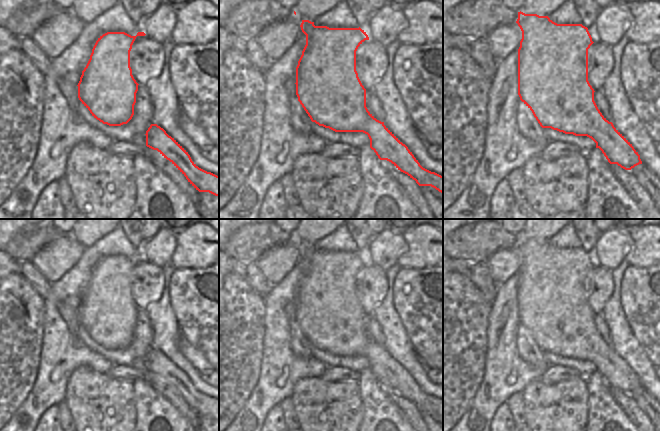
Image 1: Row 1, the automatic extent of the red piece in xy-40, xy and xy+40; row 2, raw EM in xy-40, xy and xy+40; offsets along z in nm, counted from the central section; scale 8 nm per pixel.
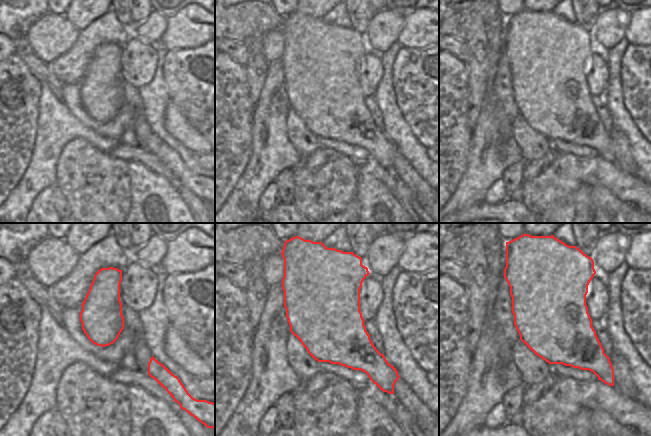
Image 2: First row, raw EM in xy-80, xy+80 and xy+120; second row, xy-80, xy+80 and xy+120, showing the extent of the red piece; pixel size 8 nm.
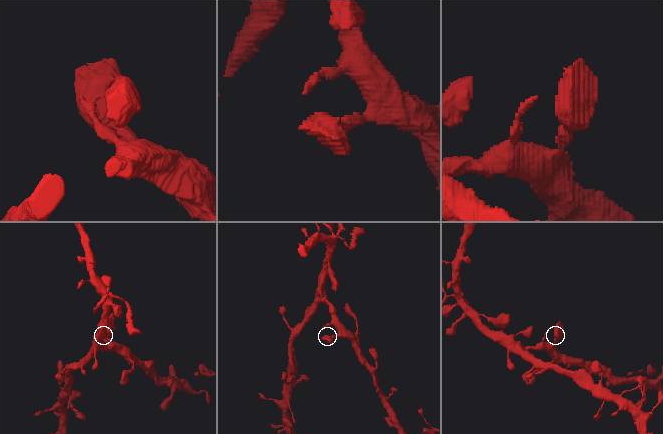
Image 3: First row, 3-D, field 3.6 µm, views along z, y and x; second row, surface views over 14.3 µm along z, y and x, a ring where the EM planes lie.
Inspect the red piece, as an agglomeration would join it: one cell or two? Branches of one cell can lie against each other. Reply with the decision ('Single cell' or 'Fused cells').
Single cell.

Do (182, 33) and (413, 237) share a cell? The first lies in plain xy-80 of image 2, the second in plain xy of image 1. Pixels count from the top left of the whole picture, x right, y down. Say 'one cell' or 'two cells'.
one cell

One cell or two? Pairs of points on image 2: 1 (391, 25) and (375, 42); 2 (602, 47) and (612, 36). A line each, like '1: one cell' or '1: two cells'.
1: one cell
2: one cell

